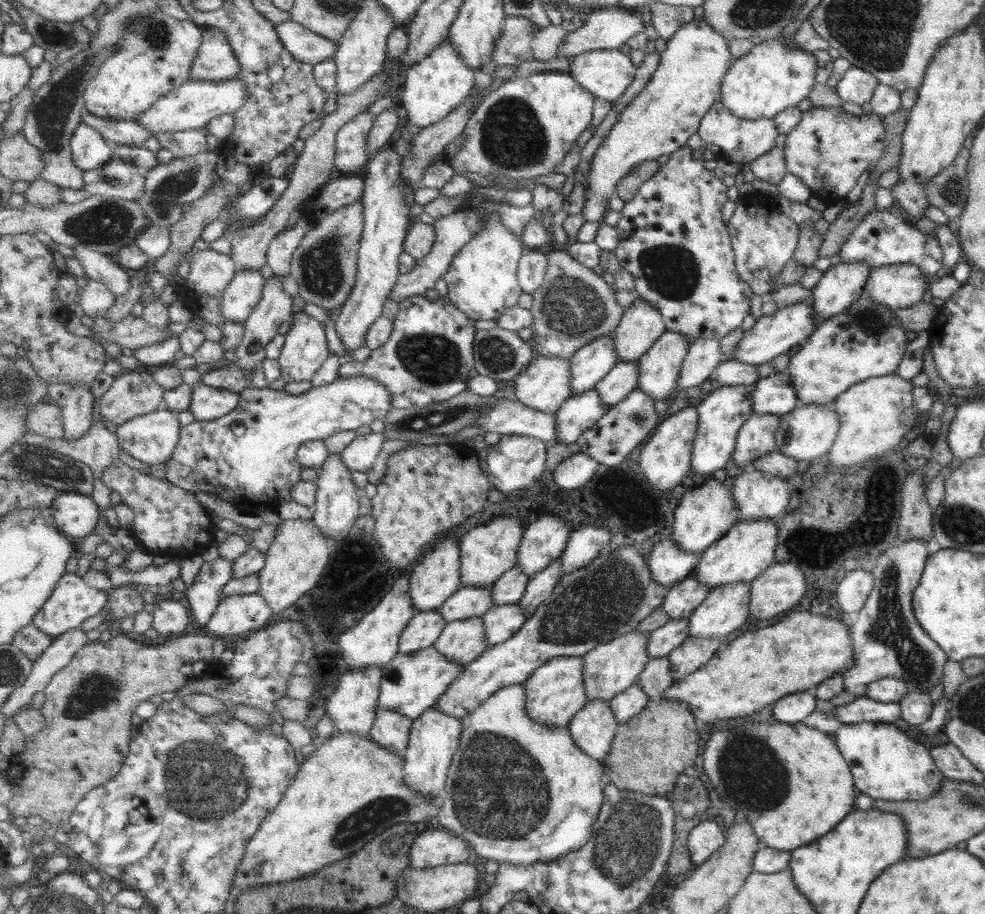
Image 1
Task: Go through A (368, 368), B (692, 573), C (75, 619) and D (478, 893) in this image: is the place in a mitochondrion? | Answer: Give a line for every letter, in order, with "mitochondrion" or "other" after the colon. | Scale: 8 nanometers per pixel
A: other
B: other
C: other
D: other

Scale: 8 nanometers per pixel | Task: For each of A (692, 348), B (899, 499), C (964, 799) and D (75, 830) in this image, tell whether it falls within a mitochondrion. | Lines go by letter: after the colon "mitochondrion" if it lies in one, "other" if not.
A: other
B: other
C: mitochondrion
D: other

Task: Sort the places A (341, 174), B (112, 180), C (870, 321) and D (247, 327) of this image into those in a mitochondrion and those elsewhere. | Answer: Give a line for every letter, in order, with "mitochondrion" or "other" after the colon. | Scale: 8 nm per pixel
A: other
B: mitochondrion
C: mitochondrion
D: other

